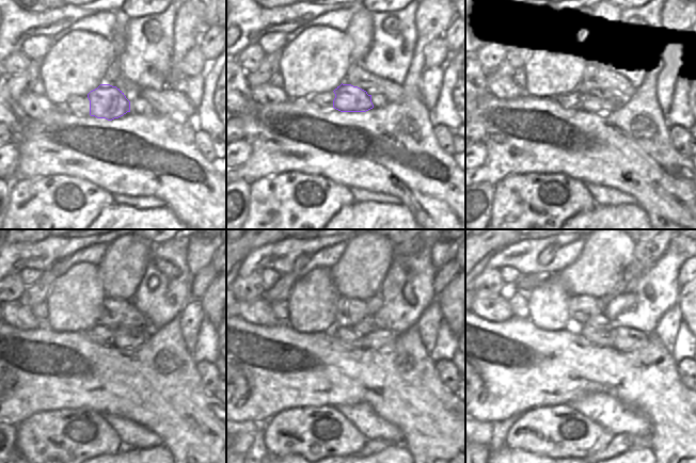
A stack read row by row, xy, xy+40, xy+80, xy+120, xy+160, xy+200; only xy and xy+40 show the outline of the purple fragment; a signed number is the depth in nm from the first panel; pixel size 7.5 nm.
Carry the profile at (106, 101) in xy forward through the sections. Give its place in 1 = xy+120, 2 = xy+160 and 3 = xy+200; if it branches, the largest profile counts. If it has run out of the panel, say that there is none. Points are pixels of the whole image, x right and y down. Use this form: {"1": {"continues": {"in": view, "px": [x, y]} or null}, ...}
{"1": {"continues": {"in": "xy+120", "px": [124, 337]}}, "2": {"continues": {"in": "xy+160", "px": [374, 337]}}, "3": {"continues": {"in": "xy+200", "px": [623, 338]}}}

